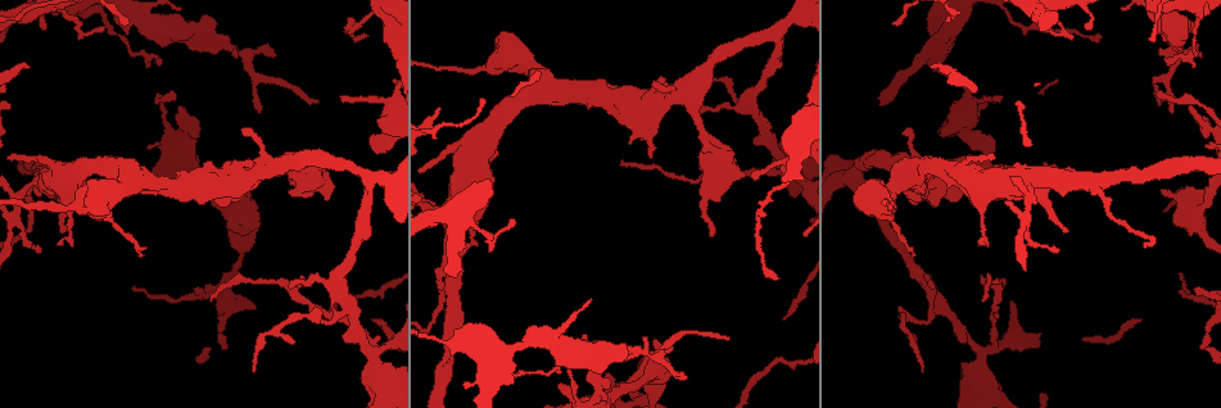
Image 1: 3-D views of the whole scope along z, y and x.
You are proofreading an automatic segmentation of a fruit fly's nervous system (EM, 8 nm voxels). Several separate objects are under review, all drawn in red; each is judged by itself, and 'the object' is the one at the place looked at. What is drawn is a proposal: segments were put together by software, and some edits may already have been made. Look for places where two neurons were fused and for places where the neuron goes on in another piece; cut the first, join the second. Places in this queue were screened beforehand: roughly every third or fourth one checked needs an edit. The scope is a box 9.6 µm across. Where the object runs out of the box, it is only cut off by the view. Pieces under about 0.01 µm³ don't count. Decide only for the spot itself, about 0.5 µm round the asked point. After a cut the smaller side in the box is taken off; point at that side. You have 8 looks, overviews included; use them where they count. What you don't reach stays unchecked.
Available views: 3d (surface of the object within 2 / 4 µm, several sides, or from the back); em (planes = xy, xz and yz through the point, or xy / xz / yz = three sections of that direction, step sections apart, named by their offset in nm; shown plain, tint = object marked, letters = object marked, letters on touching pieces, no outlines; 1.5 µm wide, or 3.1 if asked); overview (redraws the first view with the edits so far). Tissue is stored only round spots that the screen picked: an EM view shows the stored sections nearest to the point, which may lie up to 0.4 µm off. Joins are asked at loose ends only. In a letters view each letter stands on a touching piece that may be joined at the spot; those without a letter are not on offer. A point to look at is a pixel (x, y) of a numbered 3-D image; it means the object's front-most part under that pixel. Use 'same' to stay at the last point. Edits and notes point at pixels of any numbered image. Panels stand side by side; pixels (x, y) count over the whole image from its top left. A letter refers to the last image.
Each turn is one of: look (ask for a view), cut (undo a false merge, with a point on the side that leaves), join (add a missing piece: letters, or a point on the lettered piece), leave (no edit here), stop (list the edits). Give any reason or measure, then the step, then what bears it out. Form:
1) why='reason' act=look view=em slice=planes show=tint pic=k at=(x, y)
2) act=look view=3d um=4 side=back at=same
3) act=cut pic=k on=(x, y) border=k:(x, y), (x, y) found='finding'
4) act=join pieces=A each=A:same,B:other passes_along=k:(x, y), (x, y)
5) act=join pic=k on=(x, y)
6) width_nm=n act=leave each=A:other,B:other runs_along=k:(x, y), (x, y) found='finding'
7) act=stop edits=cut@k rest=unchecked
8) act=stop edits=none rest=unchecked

why='thin end' act=look view=em slice=planes show=letters pic=1 at=(144, 247)

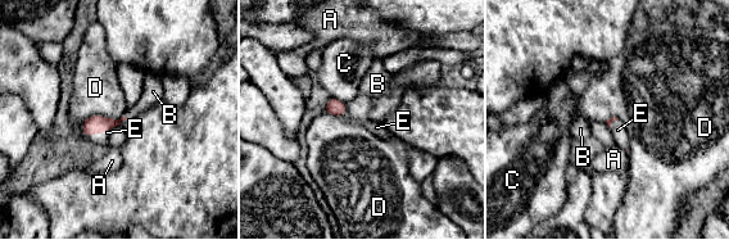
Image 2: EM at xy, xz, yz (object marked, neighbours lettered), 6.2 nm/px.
act=leave each=A:other,B:other,C:other,D:other,E:other border=2:(125, 114), (90, 116), (81, 131) found='none of them fits'

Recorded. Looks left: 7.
why='branch stops here' act=look view=3d um=2 pic=1 at=(1202, 349)

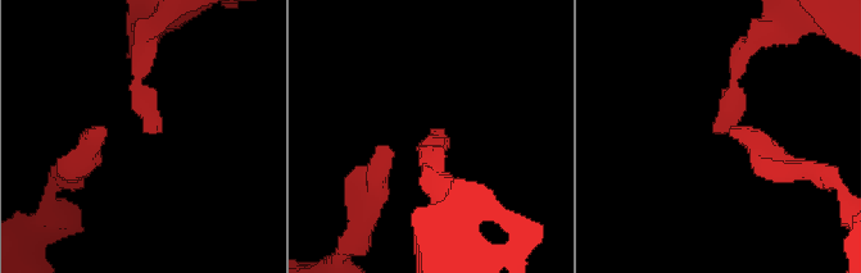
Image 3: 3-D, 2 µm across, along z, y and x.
why='now the EM' act=look view=em slice=xy step=4 show=tint pic=3 at=(157, 128)

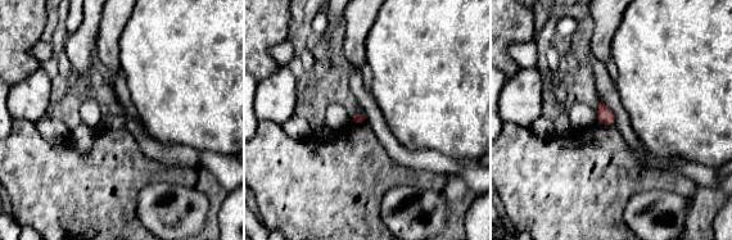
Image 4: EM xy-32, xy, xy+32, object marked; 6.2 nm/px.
why='another direction' act=look view=em slice=planes show=letters at=same

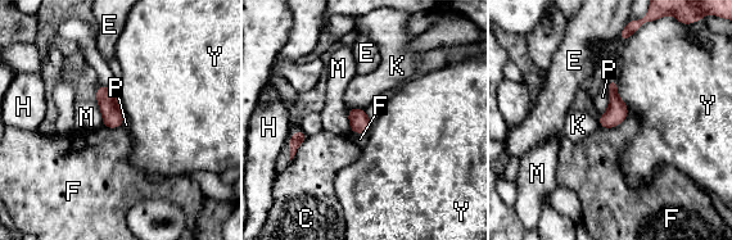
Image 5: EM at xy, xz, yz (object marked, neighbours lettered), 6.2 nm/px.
act=leave each=C:other,E:other,F:other,H:other,K:other,M:other,P:other,Y:other border=5:(627, 116), (617, 126), (600, 127) found='none of them fits'

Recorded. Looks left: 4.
why='tapers out' act=look view=em slice=planes show=plain pic=1 at=(160, 58)

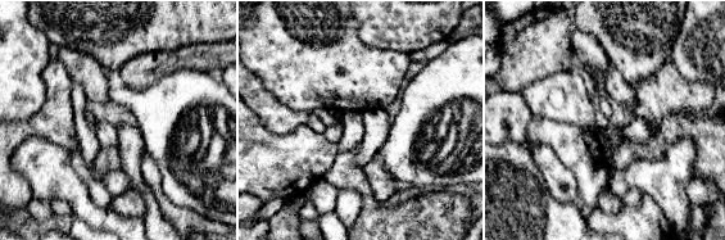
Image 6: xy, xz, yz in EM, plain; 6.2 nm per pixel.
why='what lies round it' act=look view=em slice=planes show=letters at=same

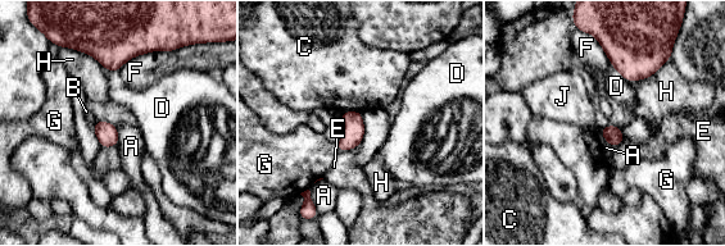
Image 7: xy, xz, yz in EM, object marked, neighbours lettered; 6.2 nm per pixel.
longest_contact=F:340nm act=leave each=A:other,B:other,C:other,D:other,E:other,F:other,G:other,H:other,J:other border=7:(362, 113), (363, 139), (357, 146) found='no lettered piece goes on from it'

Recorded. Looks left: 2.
act=stop edits=none rest=unchecked

